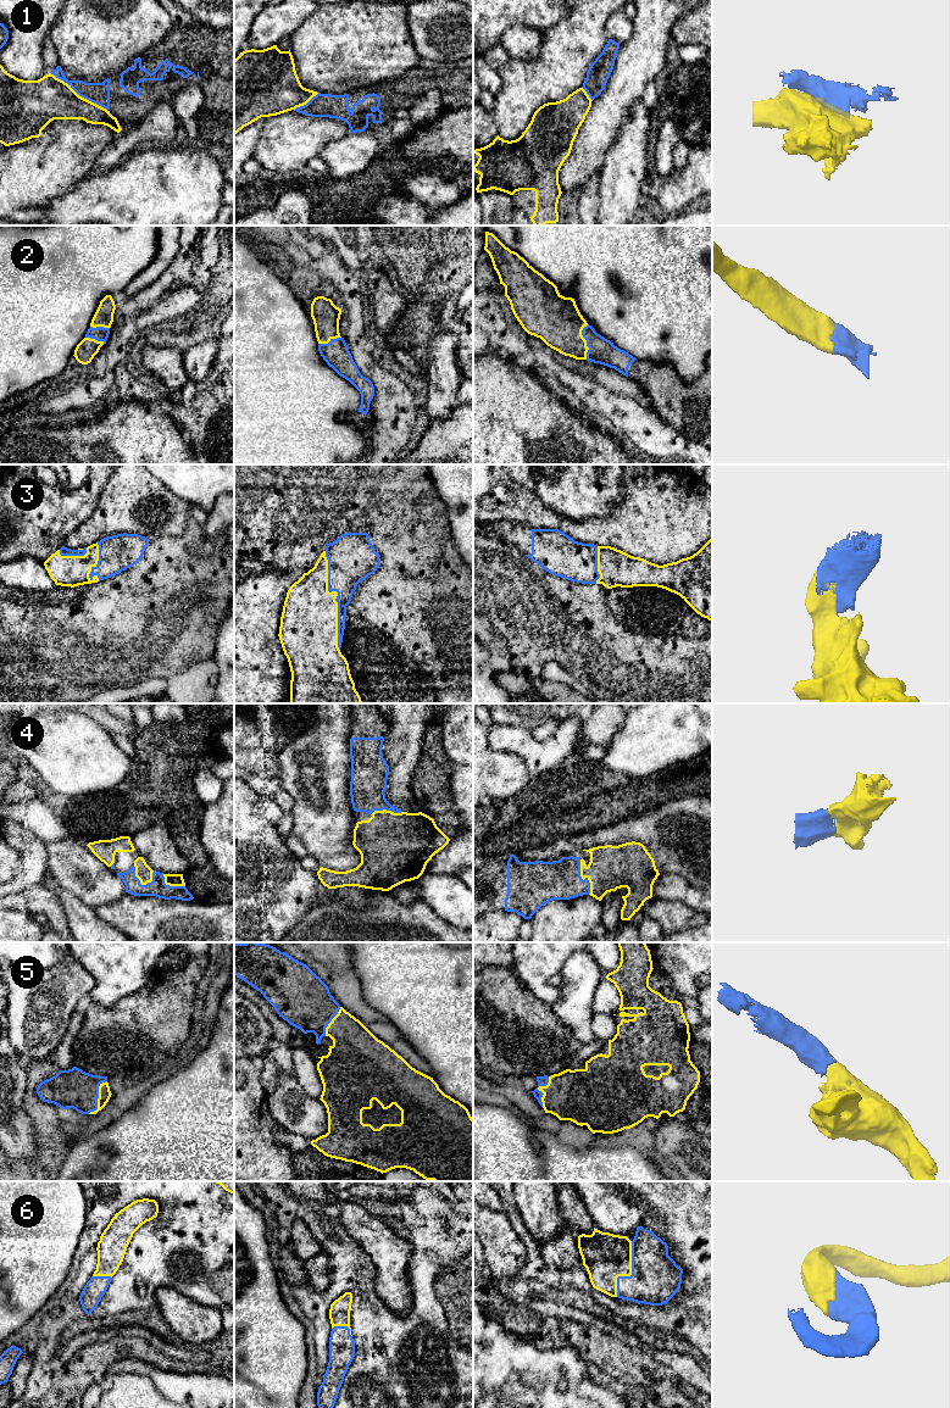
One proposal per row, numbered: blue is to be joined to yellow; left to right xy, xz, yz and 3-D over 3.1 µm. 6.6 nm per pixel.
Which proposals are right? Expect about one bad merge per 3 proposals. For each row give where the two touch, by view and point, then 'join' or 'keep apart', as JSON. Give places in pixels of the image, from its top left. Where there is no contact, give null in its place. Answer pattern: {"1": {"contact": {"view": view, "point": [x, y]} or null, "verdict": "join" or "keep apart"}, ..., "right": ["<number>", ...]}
{"1": {"contact": {"view": "xy", "point": [78, 95]}, "verdict": "keep apart"}, "2": {"contact": {"view": "yz", "point": [585, 341]}, "verdict": "join"}, "3": {"contact": {"view": "xz", "point": [335, 597]}, "verdict": "join"}, "4": {"contact": {"view": "xy", "point": [139, 879]}, "verdict": "join"}, "5": {"contact": {"view": "xy", "point": [98, 1098]}, "verdict": "join"}, "6": {"contact": {"view": "yz", "point": [631, 1274]}, "verdict": "join"}, "right": ["2", "3", "4", "5", "6"]}

